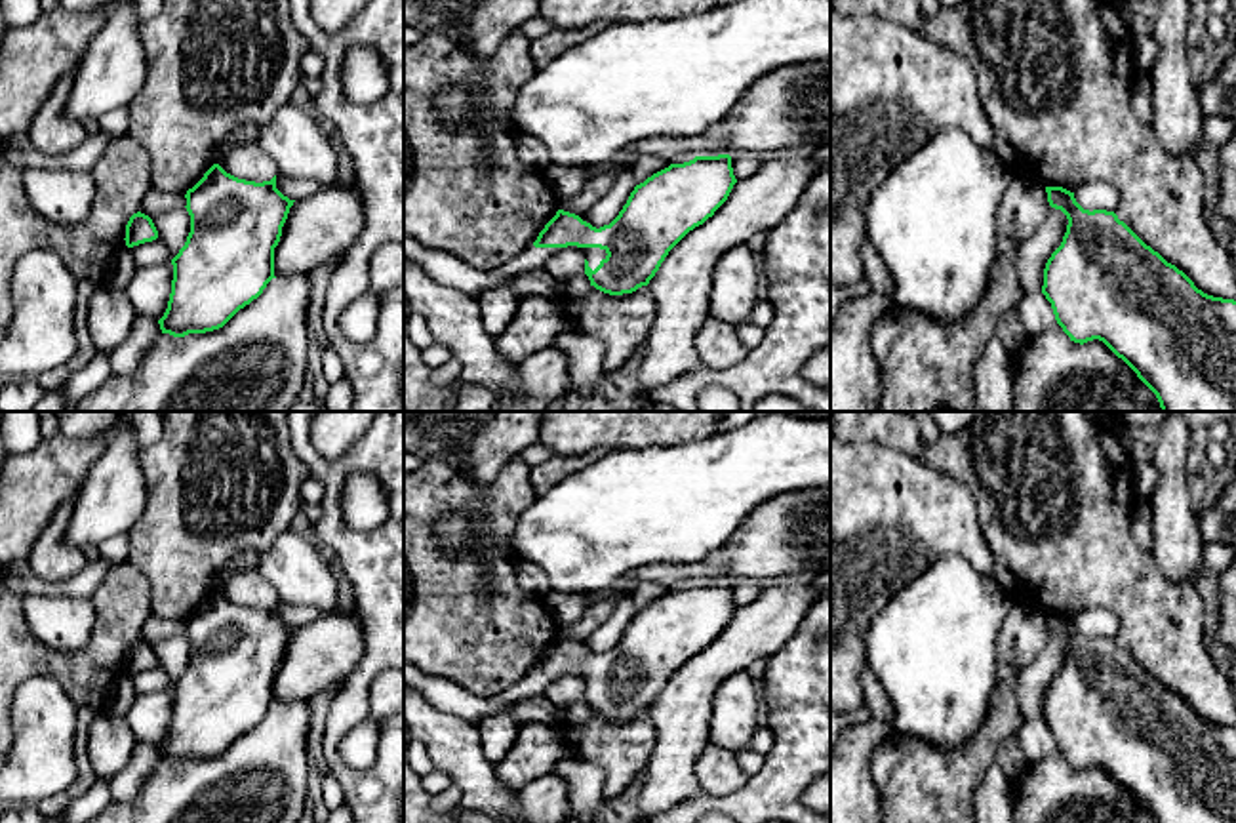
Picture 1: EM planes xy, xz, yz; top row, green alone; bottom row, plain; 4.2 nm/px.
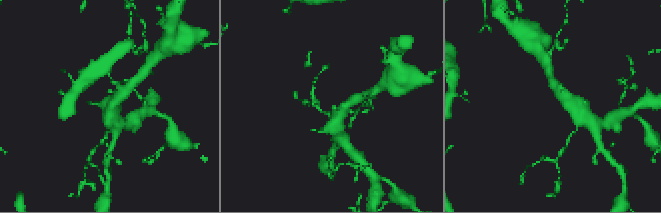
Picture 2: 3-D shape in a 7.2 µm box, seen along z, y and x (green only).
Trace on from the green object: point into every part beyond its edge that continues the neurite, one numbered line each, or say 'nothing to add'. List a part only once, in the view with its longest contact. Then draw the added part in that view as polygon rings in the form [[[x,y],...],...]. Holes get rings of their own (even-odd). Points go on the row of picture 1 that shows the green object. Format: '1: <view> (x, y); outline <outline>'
1: xz (593, 256); outline [[[581,248],[585,259],[588,261],[588,267],[594,271],[602,259],[606,259],[606,250],[600,248]]]

